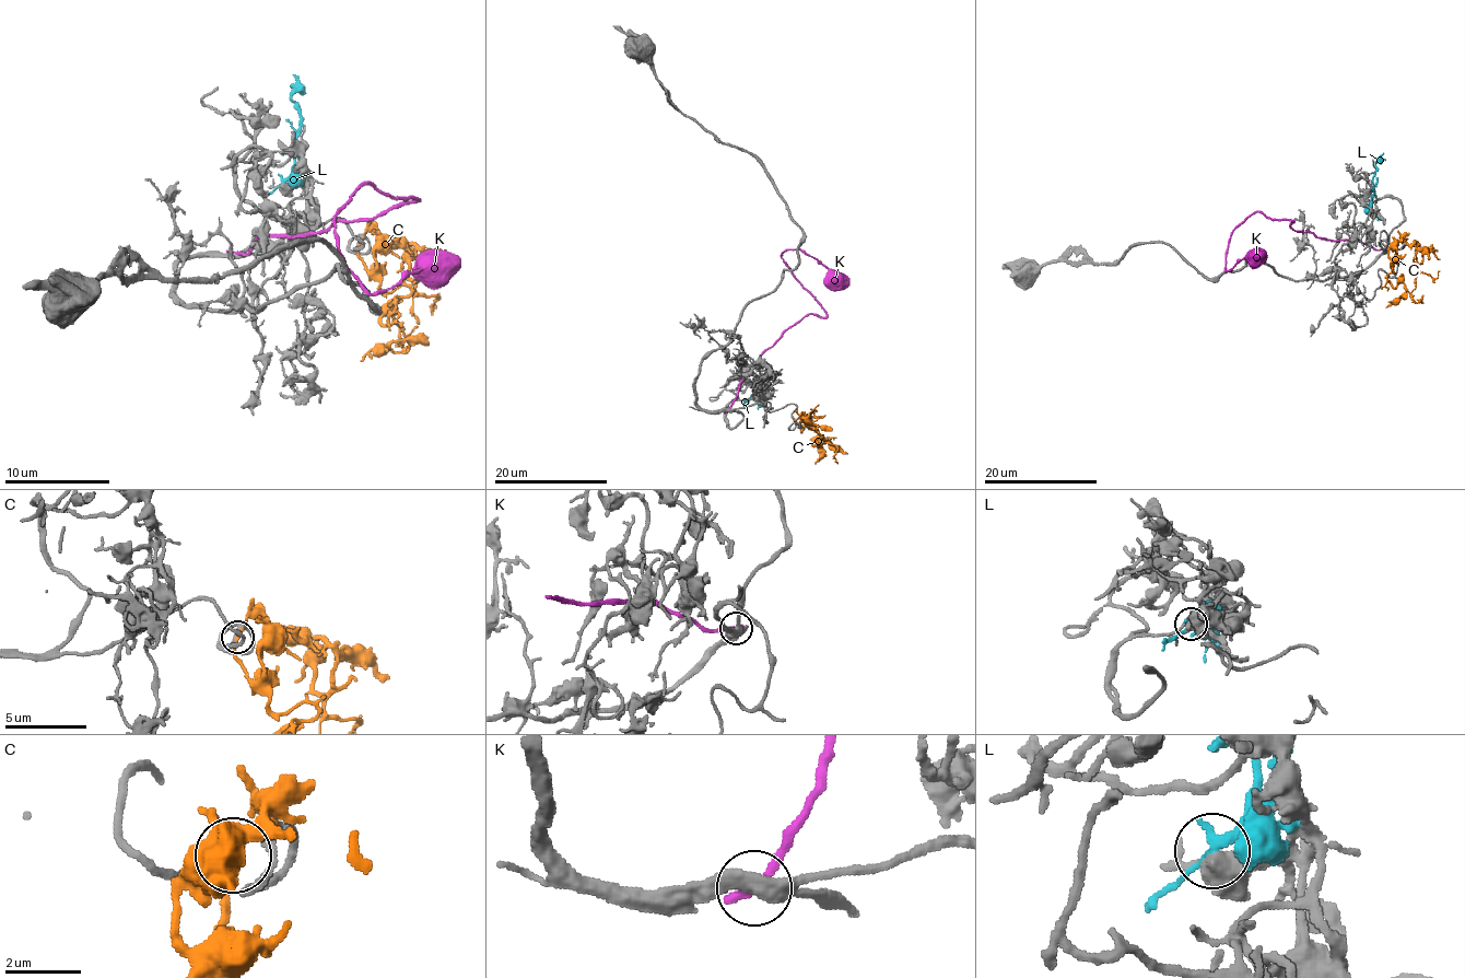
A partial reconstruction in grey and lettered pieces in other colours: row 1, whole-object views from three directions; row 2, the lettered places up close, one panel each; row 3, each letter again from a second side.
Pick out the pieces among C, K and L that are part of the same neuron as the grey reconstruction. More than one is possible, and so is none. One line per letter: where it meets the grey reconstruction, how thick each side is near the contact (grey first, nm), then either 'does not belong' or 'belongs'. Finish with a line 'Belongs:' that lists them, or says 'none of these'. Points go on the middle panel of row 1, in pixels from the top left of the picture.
C: contact (795, 421); calibres 180 and 240 nm; belongs
K: contact (727, 410); calibres 360 and 320 nm; does not belong
L: contact (753, 396); calibres 440 and 240 nm; does not belong
Belongs: C

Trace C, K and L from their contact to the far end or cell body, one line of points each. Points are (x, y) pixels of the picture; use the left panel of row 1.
C: (359, 243), (370, 269), (383, 237), (412, 245), (422, 256), (417, 290), (438, 298), (435, 306), (438, 292)
K: (235, 253), (259, 237), (325, 232), (417, 198), (372, 185), (336, 217), (343, 266), (370, 292), (454, 266)
L: (282, 182), (291, 174), (293, 137), (301, 114), (291, 92), (296, 88), (293, 73)

